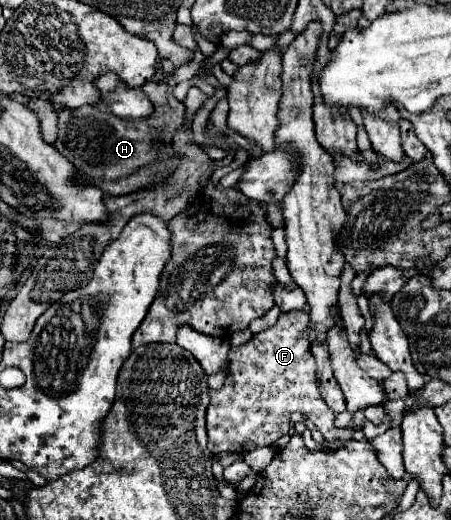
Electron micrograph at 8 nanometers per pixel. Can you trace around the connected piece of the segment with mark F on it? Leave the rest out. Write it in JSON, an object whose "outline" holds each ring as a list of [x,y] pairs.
{"outline":[[[289,312],[281,314],[275,326],[269,330],[263,330],[255,334],[247,344],[241,344],[237,348],[231,348],[229,358],[233,366],[229,366],[225,384],[221,390],[211,392],[211,404],[207,410],[207,434],[209,434],[209,450],[213,454],[221,452],[237,452],[245,454],[257,446],[273,446],[283,434],[291,428],[291,414],[301,412],[307,420],[315,424],[315,428],[323,434],[325,444],[331,448],[335,444],[345,446],[353,440],[353,428],[335,428],[333,418],[335,412],[327,406],[319,392],[319,380],[317,380],[317,364],[313,354],[307,346],[307,312]]]}

